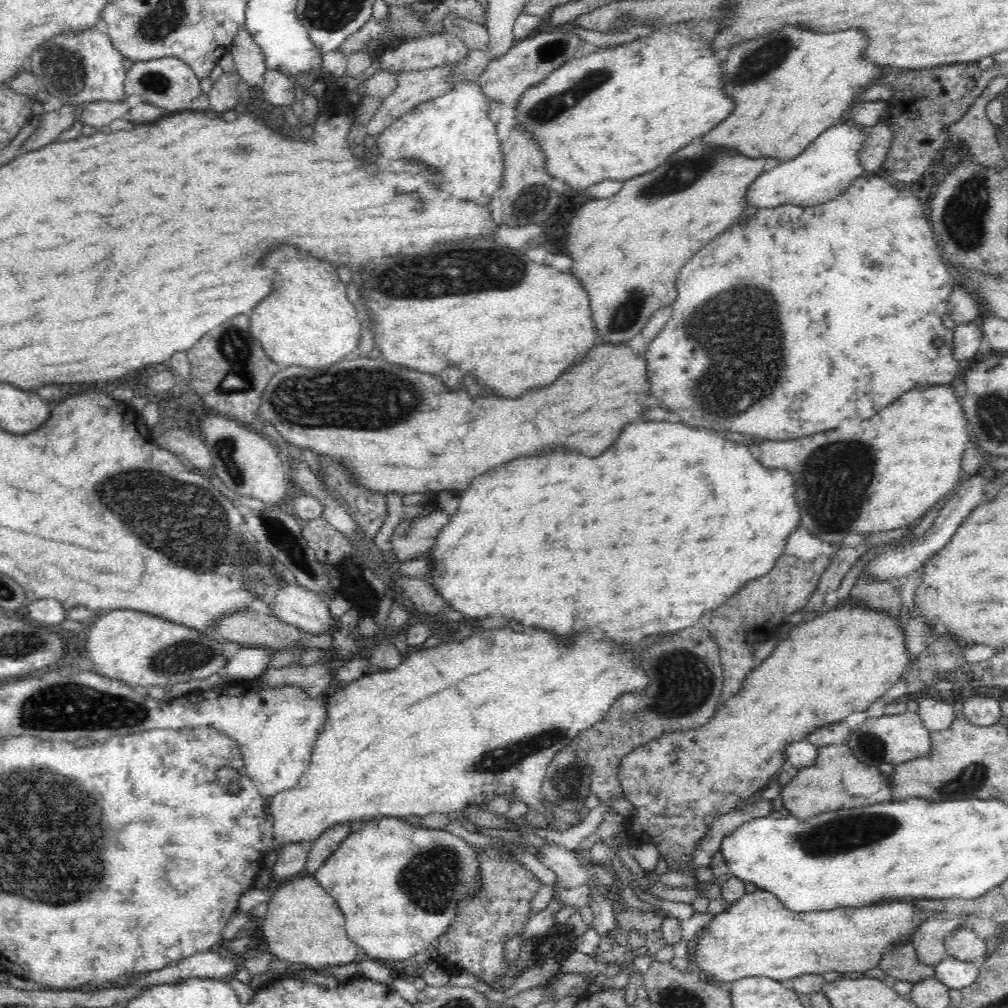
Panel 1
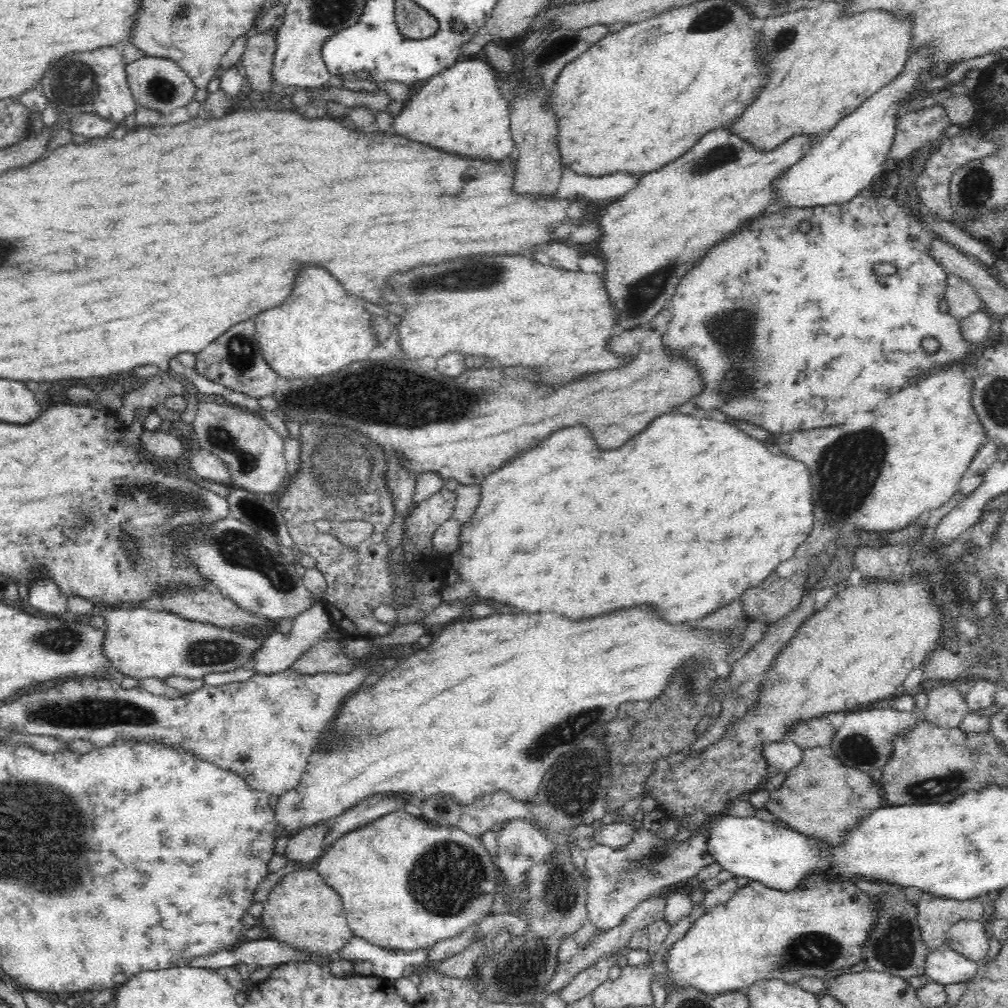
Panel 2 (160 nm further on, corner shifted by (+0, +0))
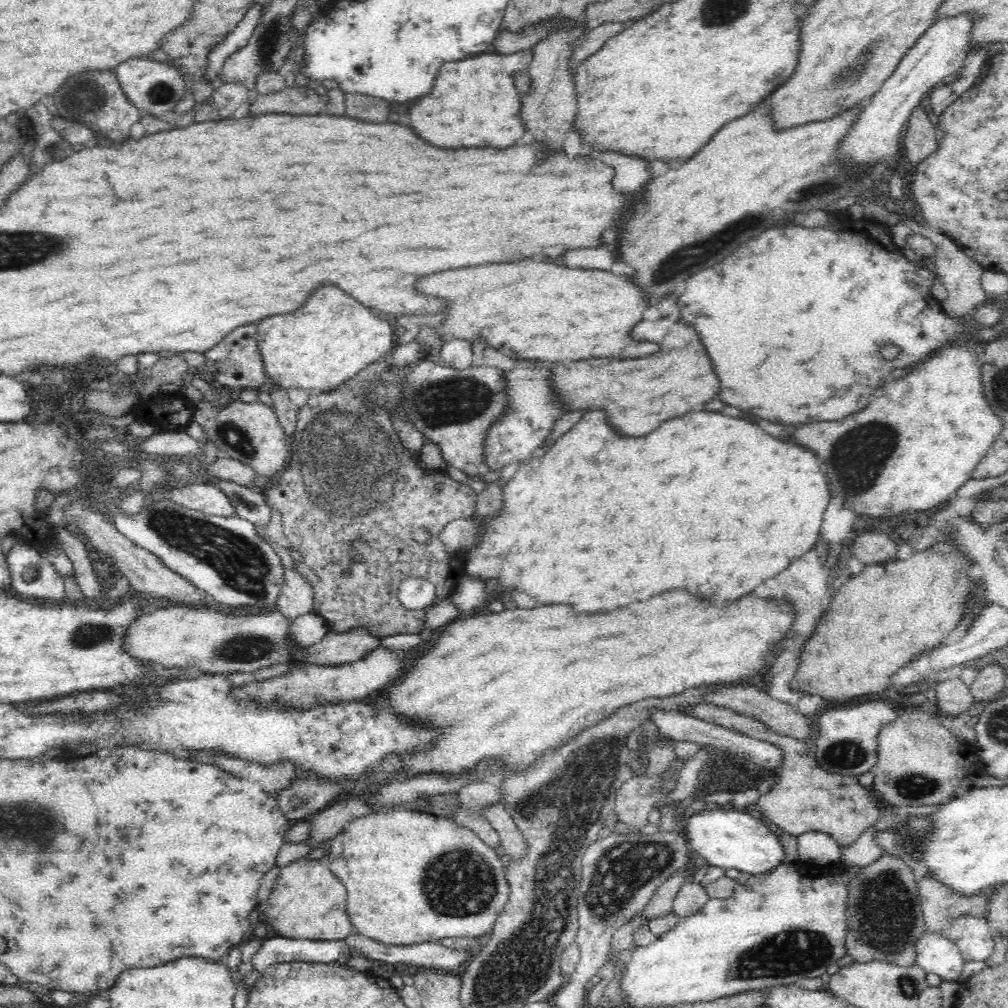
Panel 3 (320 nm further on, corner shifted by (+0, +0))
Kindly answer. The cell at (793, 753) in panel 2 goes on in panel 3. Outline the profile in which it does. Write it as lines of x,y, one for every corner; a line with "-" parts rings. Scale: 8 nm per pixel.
657,706
657,709
651,712
650,721
656,725
660,734
674,741
687,741
701,744
701,746
710,746
714,750
724,750
730,752
734,757
739,757
749,762
754,768
764,767
767,769
776,769
783,765
783,752
780,748
770,742
763,742
757,739
749,738
736,730
718,726
714,723
708,723
704,720
688,715
686,712
663,710

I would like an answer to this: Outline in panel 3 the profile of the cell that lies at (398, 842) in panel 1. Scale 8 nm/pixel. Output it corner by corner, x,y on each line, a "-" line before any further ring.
408,808
390,809
388,812
373,812
351,820
342,832
339,832
327,843
325,861
330,865
330,871
336,874
342,884
348,888
348,914
356,928
356,932
372,938
384,945
410,946
424,942
440,942
444,938
486,937
493,928
498,916
504,910
510,885
502,865
501,852
488,846
474,831
460,826
452,818
441,817
430,812
412,811

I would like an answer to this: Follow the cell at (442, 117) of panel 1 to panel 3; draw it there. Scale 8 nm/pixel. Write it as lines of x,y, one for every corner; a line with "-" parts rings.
533,49
520,50
514,54
500,53
468,56
465,59
445,62
438,71
430,94
420,98
410,109
410,122
414,130
426,142
442,148
470,148
470,146
494,146
504,148
516,144
524,132
526,124
522,122
522,94
514,85
514,74
524,72
533,60

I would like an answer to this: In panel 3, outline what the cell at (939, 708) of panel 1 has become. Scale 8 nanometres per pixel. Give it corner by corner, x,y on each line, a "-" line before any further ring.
948,678
944,682
936,683
933,688
937,693
933,709
942,717
953,719
964,716
975,703
971,686
966,686
960,678

